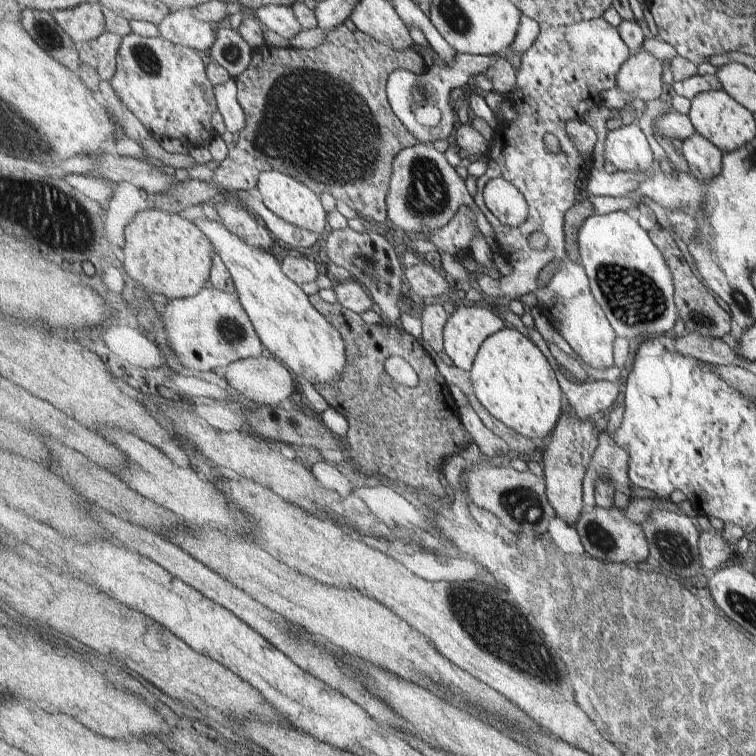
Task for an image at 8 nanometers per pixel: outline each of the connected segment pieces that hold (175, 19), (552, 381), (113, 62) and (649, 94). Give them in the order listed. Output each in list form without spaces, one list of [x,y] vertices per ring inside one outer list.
[[[190,9],[173,12],[158,24],[159,32],[175,44],[195,50],[211,50],[217,40],[217,25],[193,16]]]
[[[514,327],[489,336],[470,372],[479,402],[503,424],[542,444],[554,432],[563,412],[563,389],[558,372],[526,334]]]
[[[110,31],[90,40],[80,50],[80,62],[95,68],[100,80],[111,83],[118,69],[118,55],[123,37]]]
[[[642,48],[621,67],[617,76],[617,88],[634,100],[666,99],[663,84],[665,66],[651,52]]]

